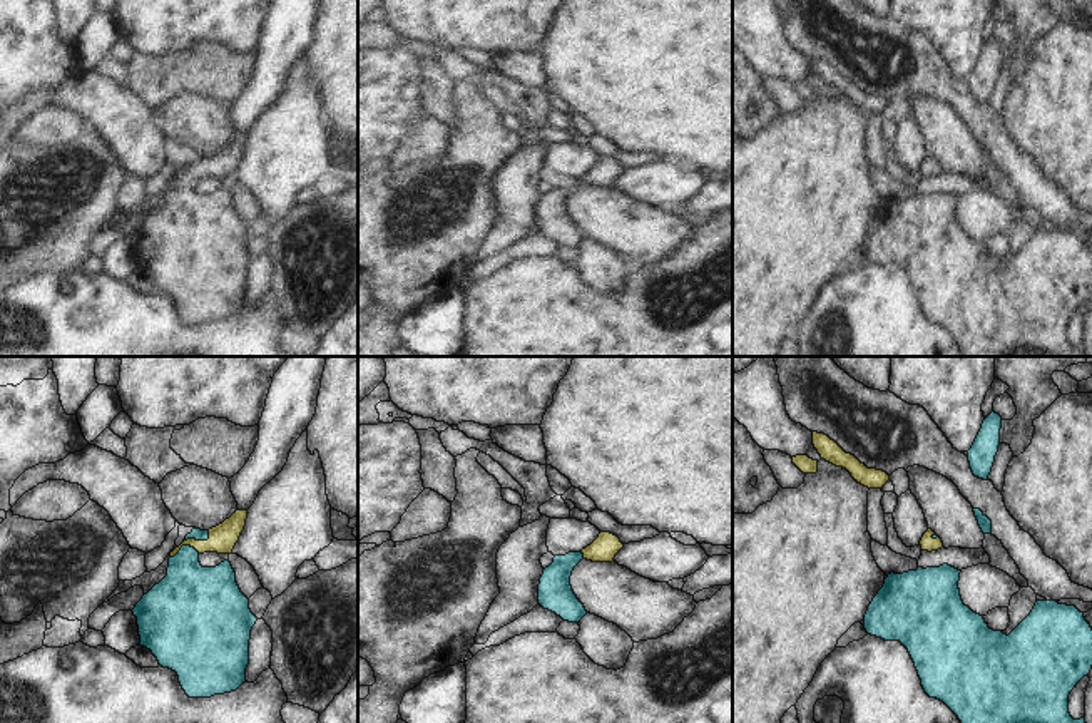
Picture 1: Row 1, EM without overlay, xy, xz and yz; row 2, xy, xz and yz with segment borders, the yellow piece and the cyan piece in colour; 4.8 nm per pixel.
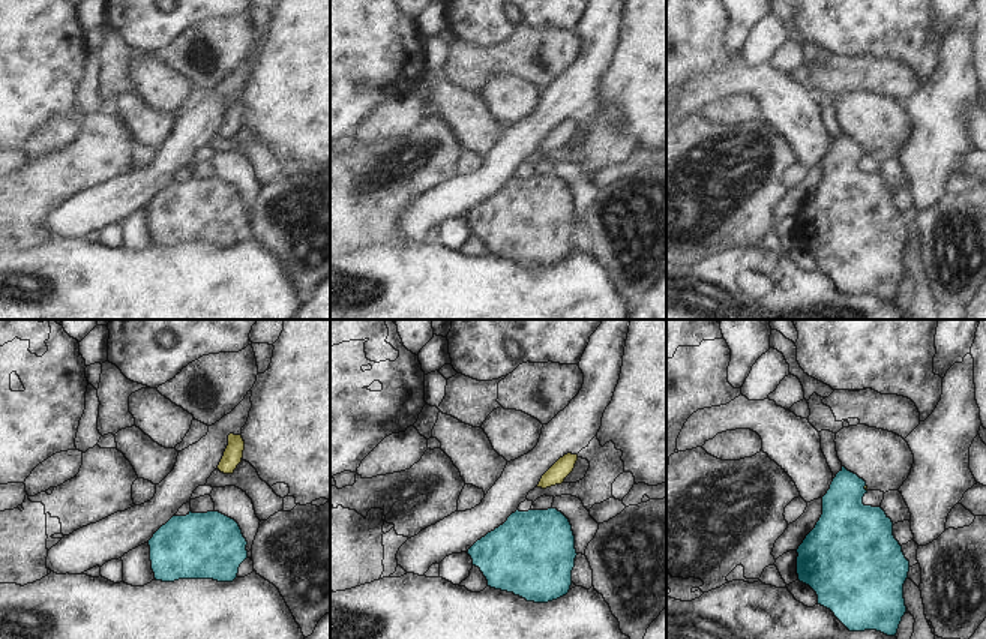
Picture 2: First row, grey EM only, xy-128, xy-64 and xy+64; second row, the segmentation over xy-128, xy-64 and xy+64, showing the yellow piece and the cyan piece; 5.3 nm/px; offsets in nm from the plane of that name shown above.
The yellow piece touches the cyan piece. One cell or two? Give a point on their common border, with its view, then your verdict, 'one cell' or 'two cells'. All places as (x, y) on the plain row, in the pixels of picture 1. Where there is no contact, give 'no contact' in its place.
contact xy (199, 166); one cell

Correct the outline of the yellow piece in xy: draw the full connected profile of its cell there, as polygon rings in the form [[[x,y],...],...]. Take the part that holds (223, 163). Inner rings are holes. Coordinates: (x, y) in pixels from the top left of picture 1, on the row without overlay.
[[[236,136],[209,156],[194,152],[171,177],[167,201],[132,234],[139,251],[139,269],[151,274],[162,293],[177,298],[189,323],[231,318],[246,306],[251,254],[258,243],[251,238],[249,224],[241,218],[229,186],[216,192],[202,192],[199,187],[204,177],[231,179],[246,144],[247,136]]]

